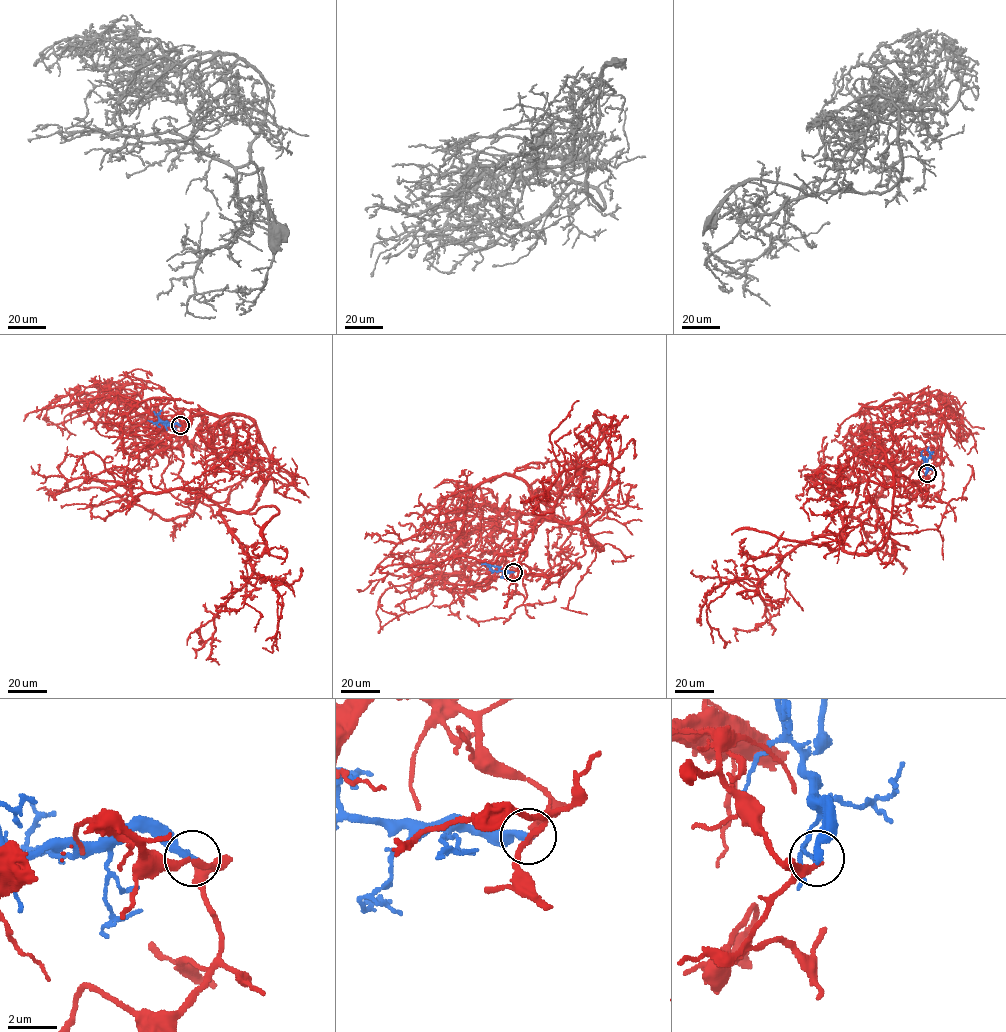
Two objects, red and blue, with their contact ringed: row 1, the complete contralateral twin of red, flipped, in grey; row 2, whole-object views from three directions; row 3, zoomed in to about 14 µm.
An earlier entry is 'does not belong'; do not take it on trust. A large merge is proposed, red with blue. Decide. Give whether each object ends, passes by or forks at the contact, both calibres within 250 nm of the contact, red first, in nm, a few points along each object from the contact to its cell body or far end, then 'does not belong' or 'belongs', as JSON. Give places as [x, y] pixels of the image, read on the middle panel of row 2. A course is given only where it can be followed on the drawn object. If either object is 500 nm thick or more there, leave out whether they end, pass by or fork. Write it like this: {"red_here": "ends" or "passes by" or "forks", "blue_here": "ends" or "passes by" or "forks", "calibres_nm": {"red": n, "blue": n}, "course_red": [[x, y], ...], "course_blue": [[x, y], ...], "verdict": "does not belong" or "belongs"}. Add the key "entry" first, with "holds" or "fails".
{"entry": "holds", "red_here": "passes by", "blue_here": "ends", "calibres_nm": {"red": 240, "blue": 300}, "course_red": [[513, 572], [503, 557], [521, 514], [602, 545], [581, 523], [543, 517], [519, 553], [387, 565], [382, 581]], "course_blue": [[513, 572], [481, 564]], "verdict": "does not belong"}

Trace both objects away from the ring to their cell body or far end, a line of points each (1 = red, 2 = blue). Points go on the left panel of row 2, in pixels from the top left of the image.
1: (180, 426), (254, 422), (269, 470), (254, 506), (200, 495), (166, 520), (92, 480), (48, 500)
2: (180, 425), (148, 420)

